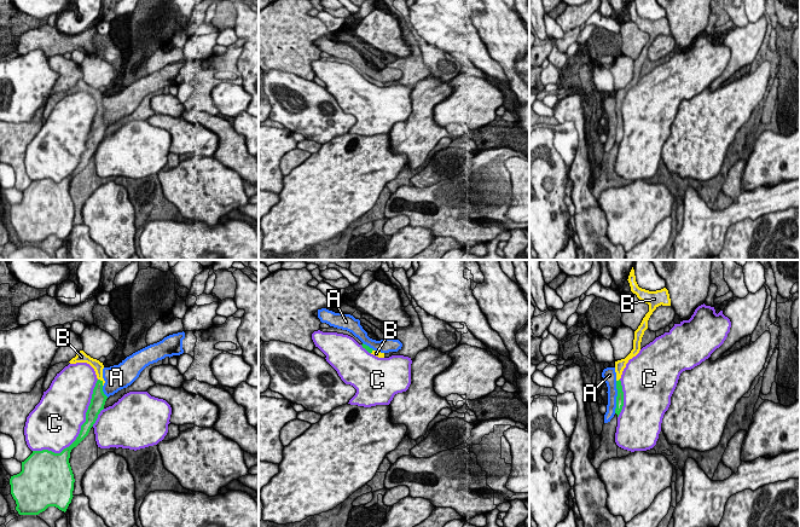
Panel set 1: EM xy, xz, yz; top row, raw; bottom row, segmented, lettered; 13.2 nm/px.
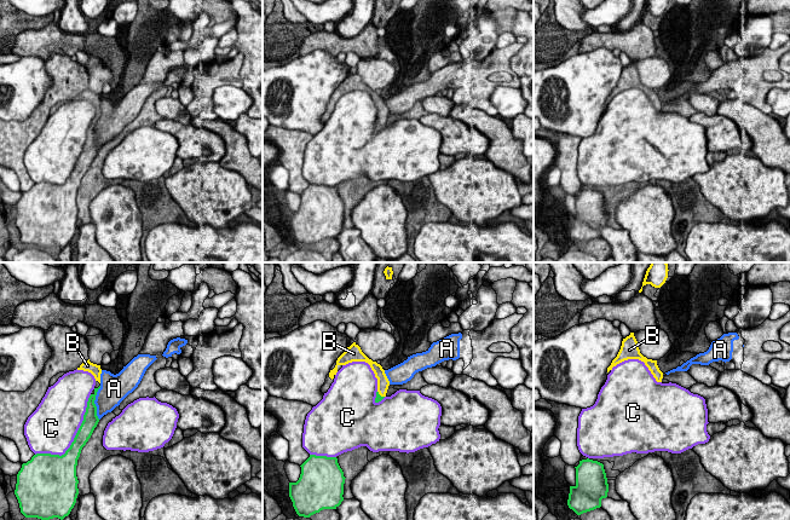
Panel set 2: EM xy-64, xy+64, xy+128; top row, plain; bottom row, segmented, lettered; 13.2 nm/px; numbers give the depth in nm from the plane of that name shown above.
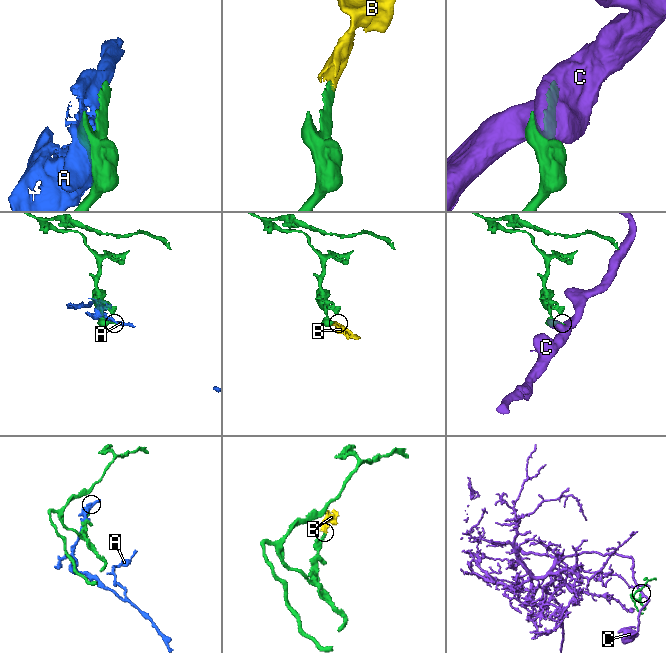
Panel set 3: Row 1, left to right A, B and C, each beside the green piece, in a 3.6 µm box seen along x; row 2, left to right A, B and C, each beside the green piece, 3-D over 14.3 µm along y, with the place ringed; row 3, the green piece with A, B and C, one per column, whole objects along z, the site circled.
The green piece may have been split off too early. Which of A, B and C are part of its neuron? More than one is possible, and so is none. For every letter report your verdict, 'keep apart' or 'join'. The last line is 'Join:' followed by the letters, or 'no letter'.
A: keep apart
B: join
C: keep apart
Join: B

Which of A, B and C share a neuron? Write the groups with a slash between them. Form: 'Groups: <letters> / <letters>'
Groups: A / B / C

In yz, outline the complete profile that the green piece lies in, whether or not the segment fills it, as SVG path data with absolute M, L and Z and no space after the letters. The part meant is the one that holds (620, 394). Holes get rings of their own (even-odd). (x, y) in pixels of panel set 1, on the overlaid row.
M633 267L630 272L627 280L630 283L631 291L633 294L636 294L640 301L649 305L649 312L645 314L640 325L634 331L633 349L631 351L631 353L625 359L615 361L616 389L618 389L615 413L618 415L618 417L622 410L622 406L624 406L624 392L622 392L622 386L621 386L621 381L620 381L622 371L626 367L626 364L628 363L628 360L639 353L642 337L644 335L644 331L648 329L648 320L649 320L650 315L653 314L653 312L661 305L671 306L669 294L666 288L663 288L661 290L656 290L656 291L649 291L649 290L645 290L645 289L642 289L638 286L638 284L636 282Z

